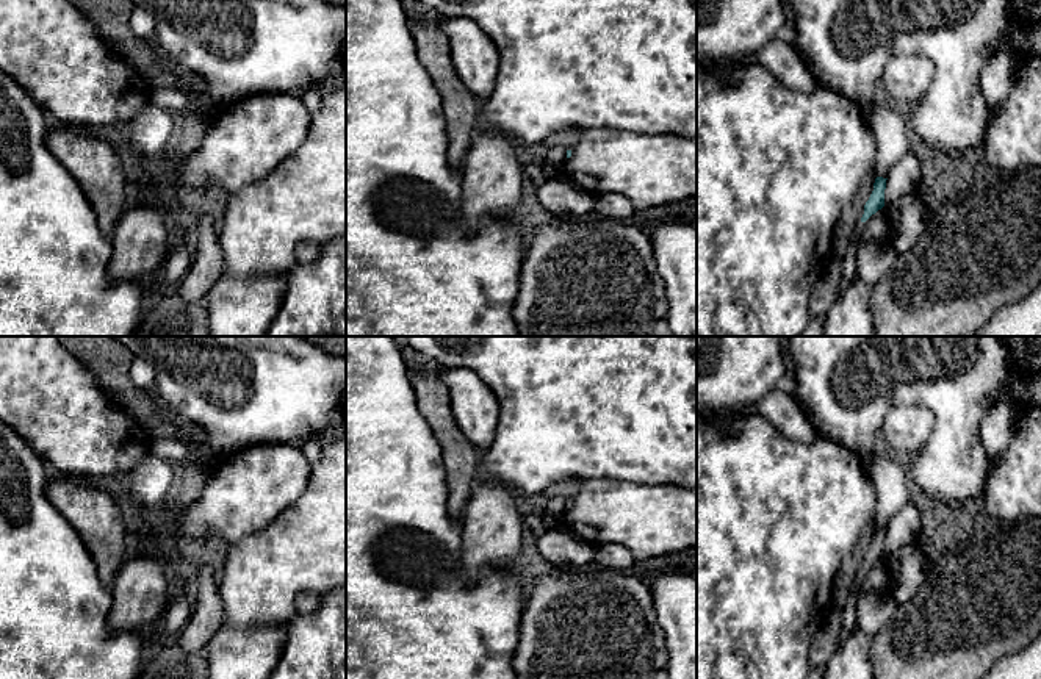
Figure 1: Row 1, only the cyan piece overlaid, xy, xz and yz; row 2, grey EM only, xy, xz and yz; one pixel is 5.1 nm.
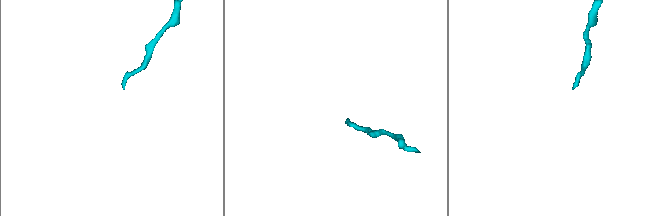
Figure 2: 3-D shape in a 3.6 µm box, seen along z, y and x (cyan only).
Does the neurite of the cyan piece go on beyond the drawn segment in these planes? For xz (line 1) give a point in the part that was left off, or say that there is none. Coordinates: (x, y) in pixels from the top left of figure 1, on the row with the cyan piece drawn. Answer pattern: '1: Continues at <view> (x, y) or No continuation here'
1: No continuation here

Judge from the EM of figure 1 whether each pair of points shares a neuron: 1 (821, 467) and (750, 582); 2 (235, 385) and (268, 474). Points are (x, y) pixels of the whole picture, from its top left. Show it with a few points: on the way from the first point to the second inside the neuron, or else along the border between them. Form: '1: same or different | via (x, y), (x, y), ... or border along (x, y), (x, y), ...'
1: same | via (816, 495), (770, 540), (770, 554)
2: different | border along (295, 445), (257, 443), (221, 454)

